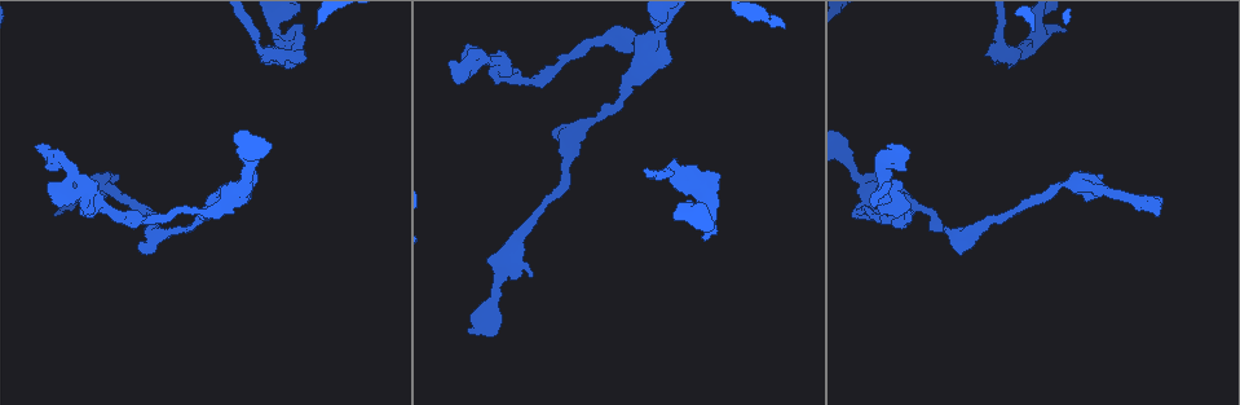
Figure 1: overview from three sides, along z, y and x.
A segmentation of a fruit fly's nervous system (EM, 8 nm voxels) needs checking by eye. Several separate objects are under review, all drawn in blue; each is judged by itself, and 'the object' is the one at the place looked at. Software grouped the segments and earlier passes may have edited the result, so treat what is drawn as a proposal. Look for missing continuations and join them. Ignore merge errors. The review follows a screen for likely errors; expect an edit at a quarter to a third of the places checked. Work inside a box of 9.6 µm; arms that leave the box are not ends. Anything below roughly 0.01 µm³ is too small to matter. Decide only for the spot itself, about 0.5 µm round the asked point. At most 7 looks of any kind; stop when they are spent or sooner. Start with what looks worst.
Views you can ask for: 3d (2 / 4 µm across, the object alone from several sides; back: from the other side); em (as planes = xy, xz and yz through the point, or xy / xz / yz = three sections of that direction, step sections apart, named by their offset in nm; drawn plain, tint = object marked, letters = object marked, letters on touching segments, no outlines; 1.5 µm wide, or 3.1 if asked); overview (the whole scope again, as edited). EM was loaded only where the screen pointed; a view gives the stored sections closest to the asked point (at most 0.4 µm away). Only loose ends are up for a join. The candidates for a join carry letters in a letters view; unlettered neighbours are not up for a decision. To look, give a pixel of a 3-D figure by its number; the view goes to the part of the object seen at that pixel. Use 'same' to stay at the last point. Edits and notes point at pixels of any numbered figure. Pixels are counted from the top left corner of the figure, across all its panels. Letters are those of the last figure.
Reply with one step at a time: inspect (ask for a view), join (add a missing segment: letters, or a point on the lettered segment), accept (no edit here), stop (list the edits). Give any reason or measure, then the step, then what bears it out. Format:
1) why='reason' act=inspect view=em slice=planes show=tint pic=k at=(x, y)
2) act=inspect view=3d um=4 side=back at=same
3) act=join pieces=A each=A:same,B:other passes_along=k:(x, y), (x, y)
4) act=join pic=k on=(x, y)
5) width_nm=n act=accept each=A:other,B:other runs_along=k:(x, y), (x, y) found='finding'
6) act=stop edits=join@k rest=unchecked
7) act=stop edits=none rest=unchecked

why='branch stops here' act=inspect view=3d um=4 pic=1 at=(452, 62)

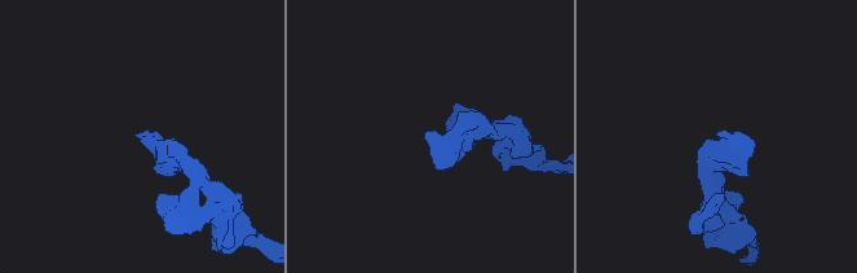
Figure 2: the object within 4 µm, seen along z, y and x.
act=inspect view=em slice=planes show=letters pic=2 at=(137, 134)

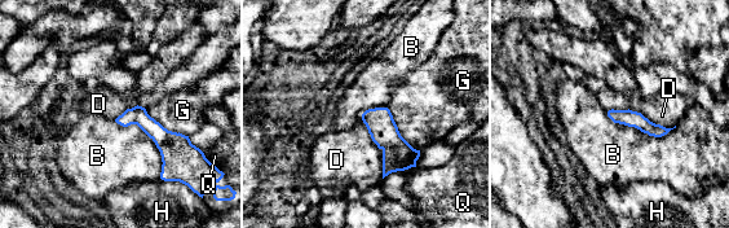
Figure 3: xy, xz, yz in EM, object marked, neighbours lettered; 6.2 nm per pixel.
act=accept each=B:other,D:other,G:other,H:other,Q:other border=3:(114, 121), (154, 143), (160, 178) found='no lettered segment goes on from it'

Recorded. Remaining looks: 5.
why='branch stops here' act=inspect view=em slice=planes show=letters pic=1 at=(260, 56)

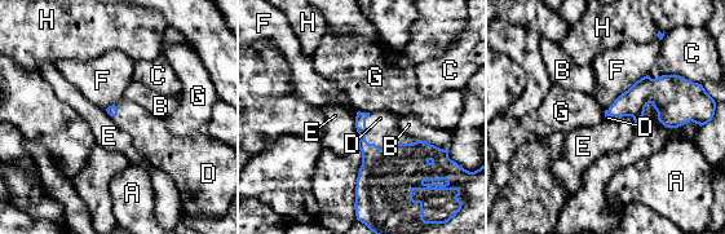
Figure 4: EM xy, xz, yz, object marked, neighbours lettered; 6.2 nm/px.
act=join pieces=D each=A:other,B:other,C:other,D:same,E:other,F:other,G:other,H:other passes_along=4:(384, 171), (365, 136), (379, 126) found='it goes on there'

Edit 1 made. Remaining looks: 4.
act=inspect view=overview

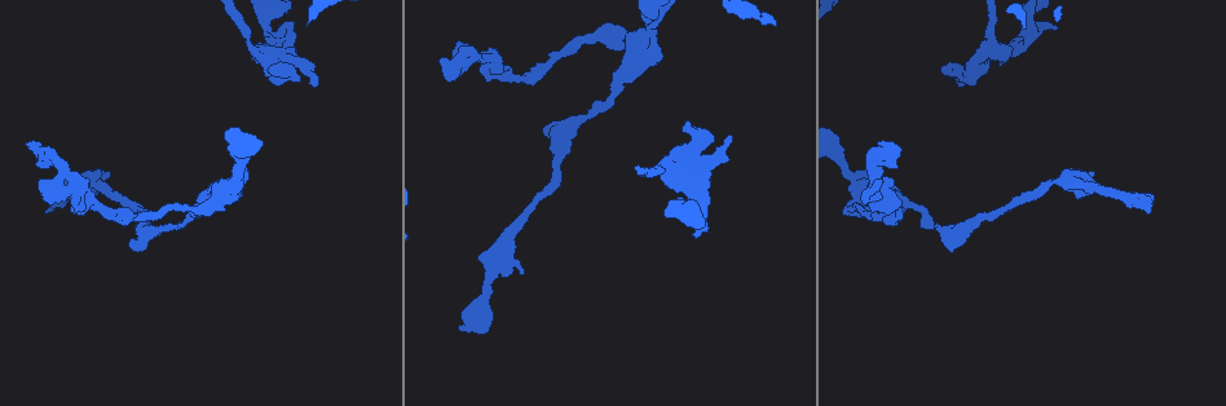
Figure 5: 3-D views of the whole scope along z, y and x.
why='free end' act=inspect view=em slice=planes show=letters pic=5 at=(692, 233)

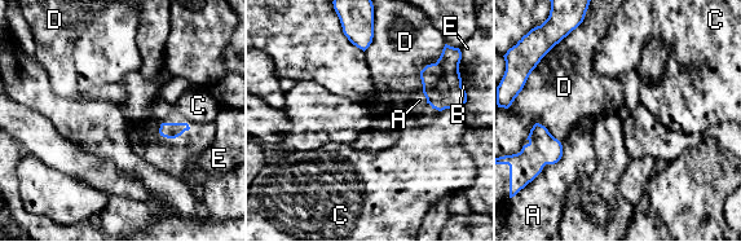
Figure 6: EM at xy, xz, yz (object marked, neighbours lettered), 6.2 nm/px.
width_nm=100 longest_contact=D:340nm act=accept each=A:other,B:other,C:other,D:other,E:other found='none of them fits'

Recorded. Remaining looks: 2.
act=stop edits=join@4 rest=unchecked

